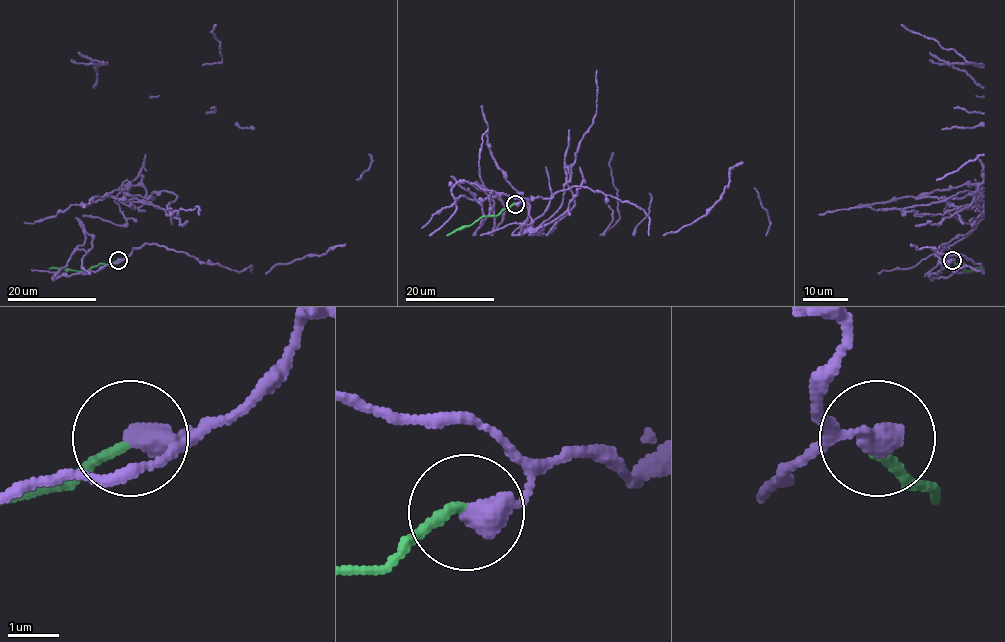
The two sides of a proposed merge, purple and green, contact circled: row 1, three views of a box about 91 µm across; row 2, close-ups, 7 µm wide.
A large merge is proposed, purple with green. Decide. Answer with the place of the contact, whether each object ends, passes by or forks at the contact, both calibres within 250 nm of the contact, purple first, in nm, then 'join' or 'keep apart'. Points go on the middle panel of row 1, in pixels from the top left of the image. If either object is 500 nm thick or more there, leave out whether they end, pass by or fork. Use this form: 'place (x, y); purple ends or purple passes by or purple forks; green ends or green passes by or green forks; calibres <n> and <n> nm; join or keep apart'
place (515, 204); calibres 550 and 190 nm; keep apart

